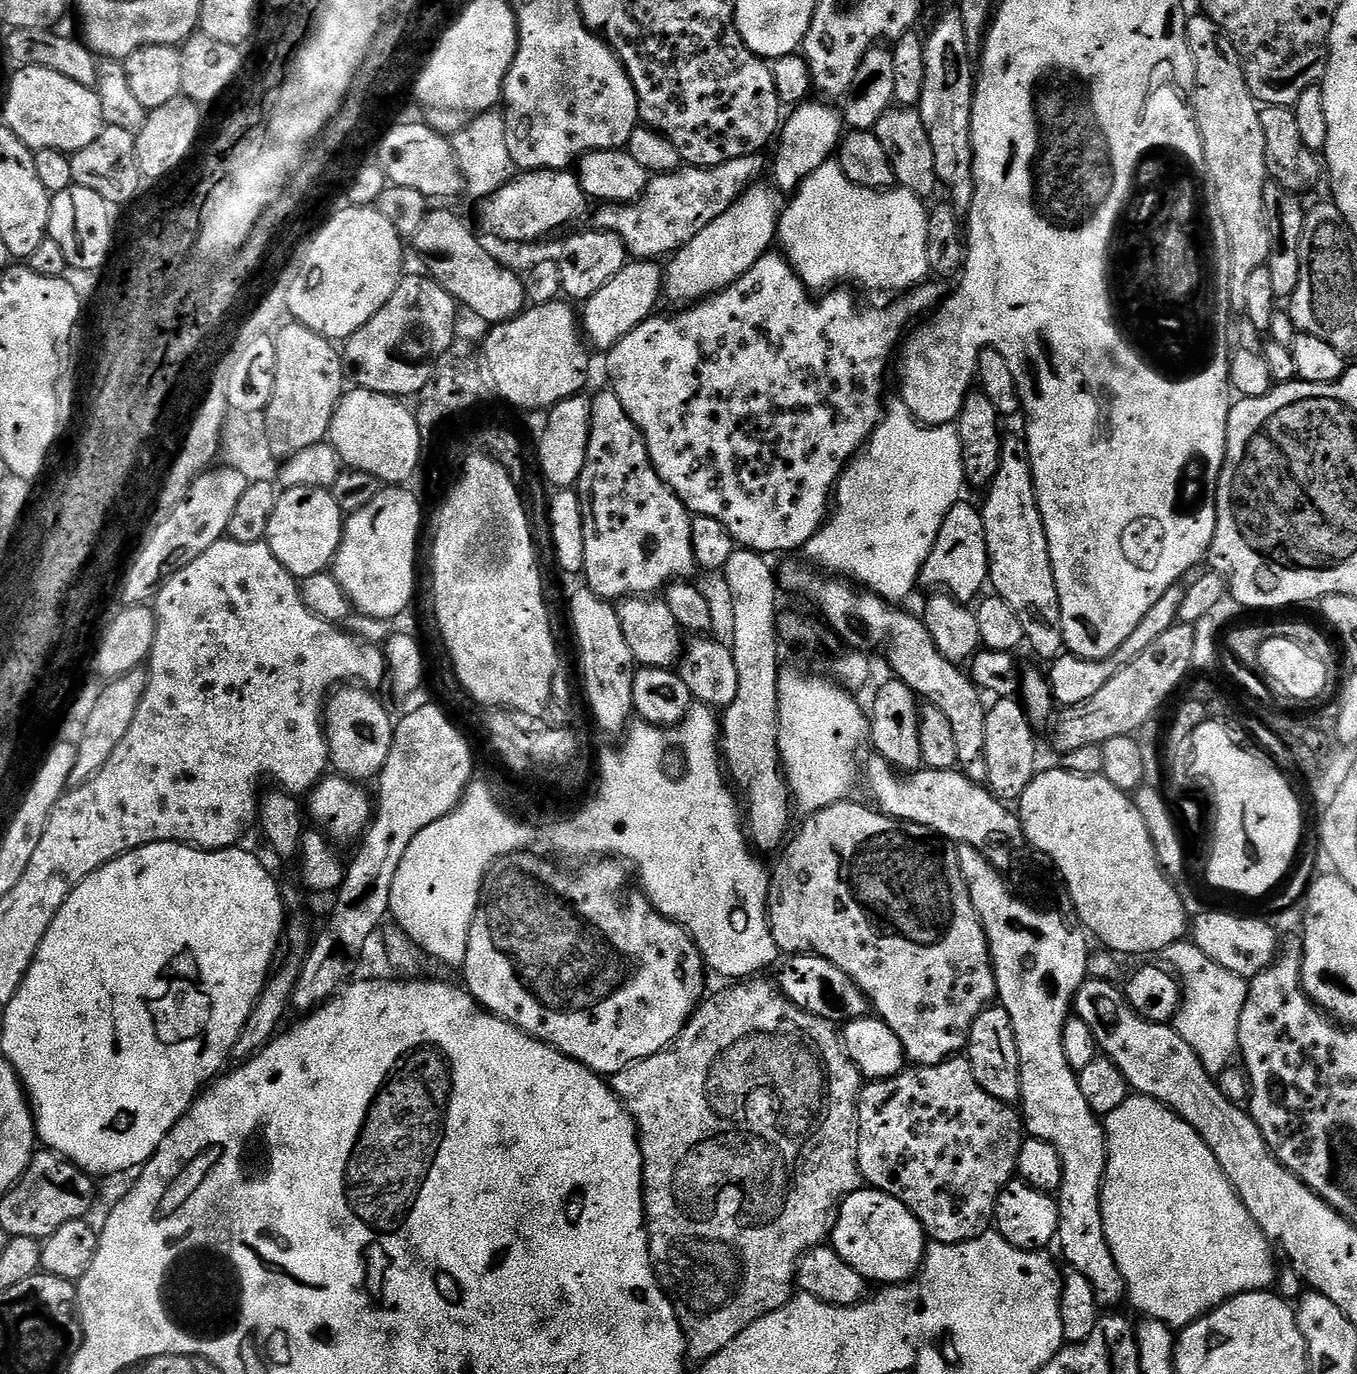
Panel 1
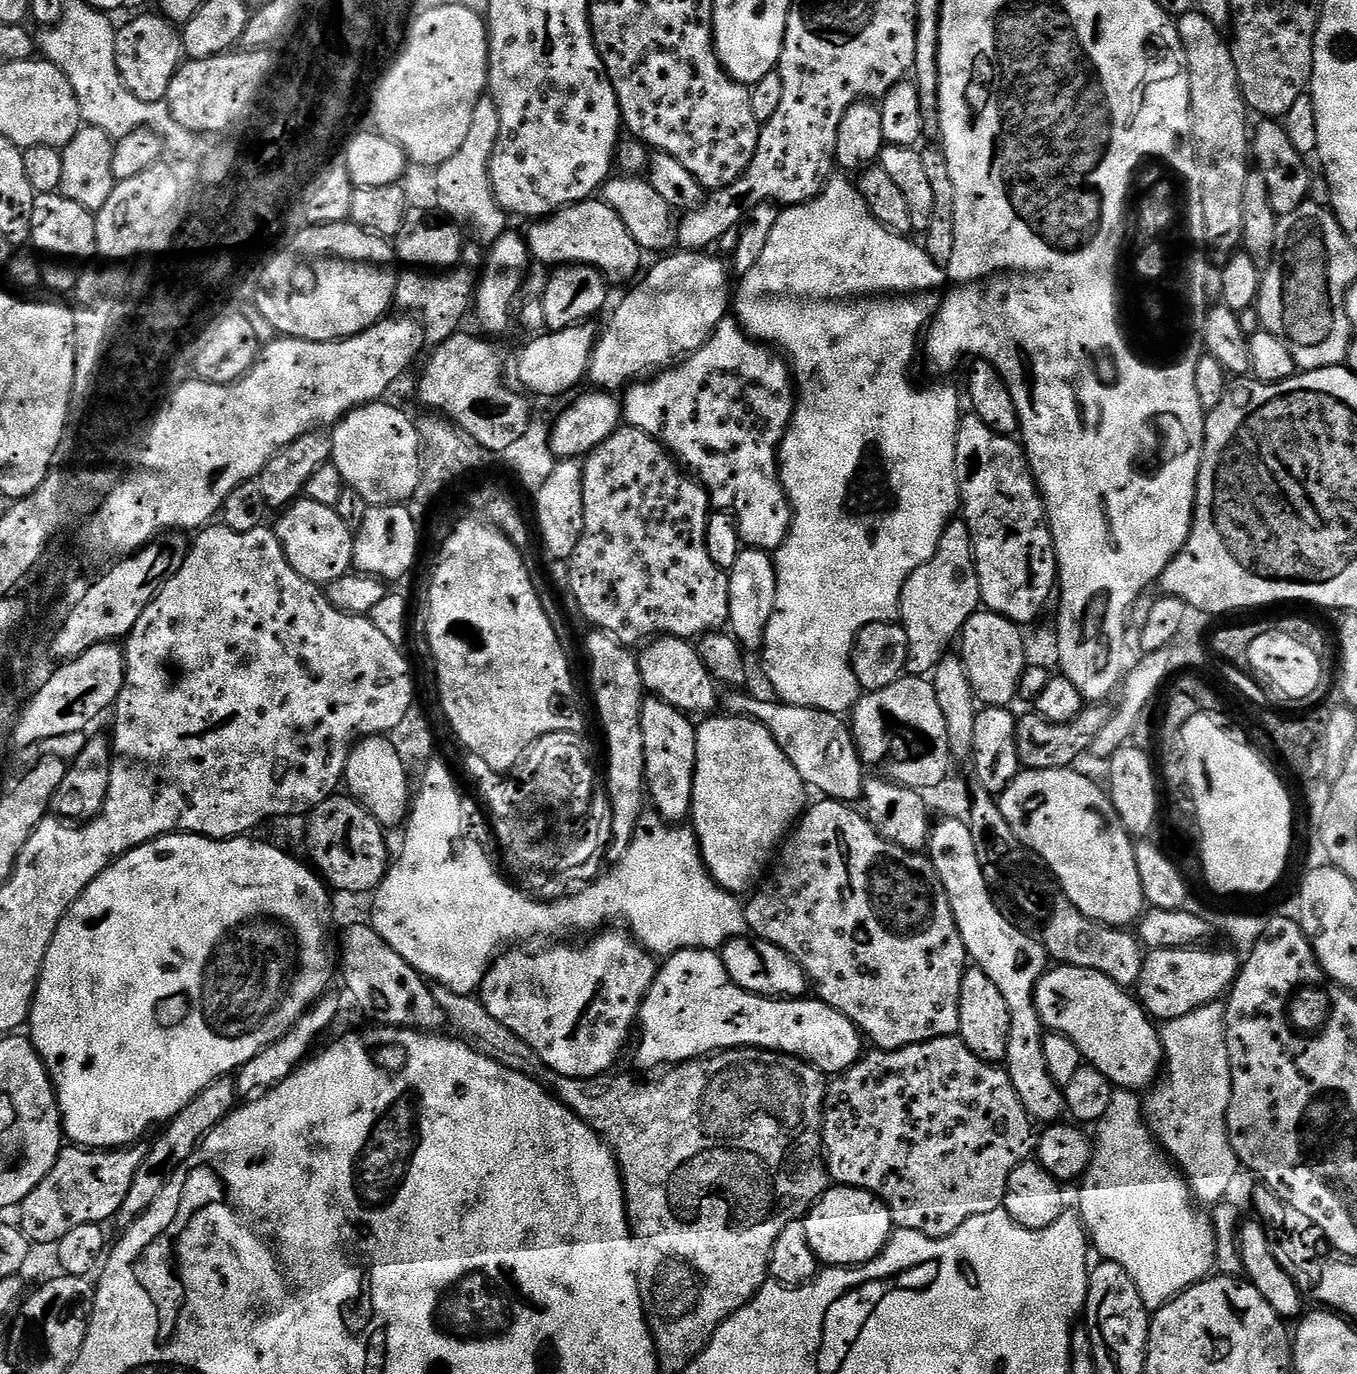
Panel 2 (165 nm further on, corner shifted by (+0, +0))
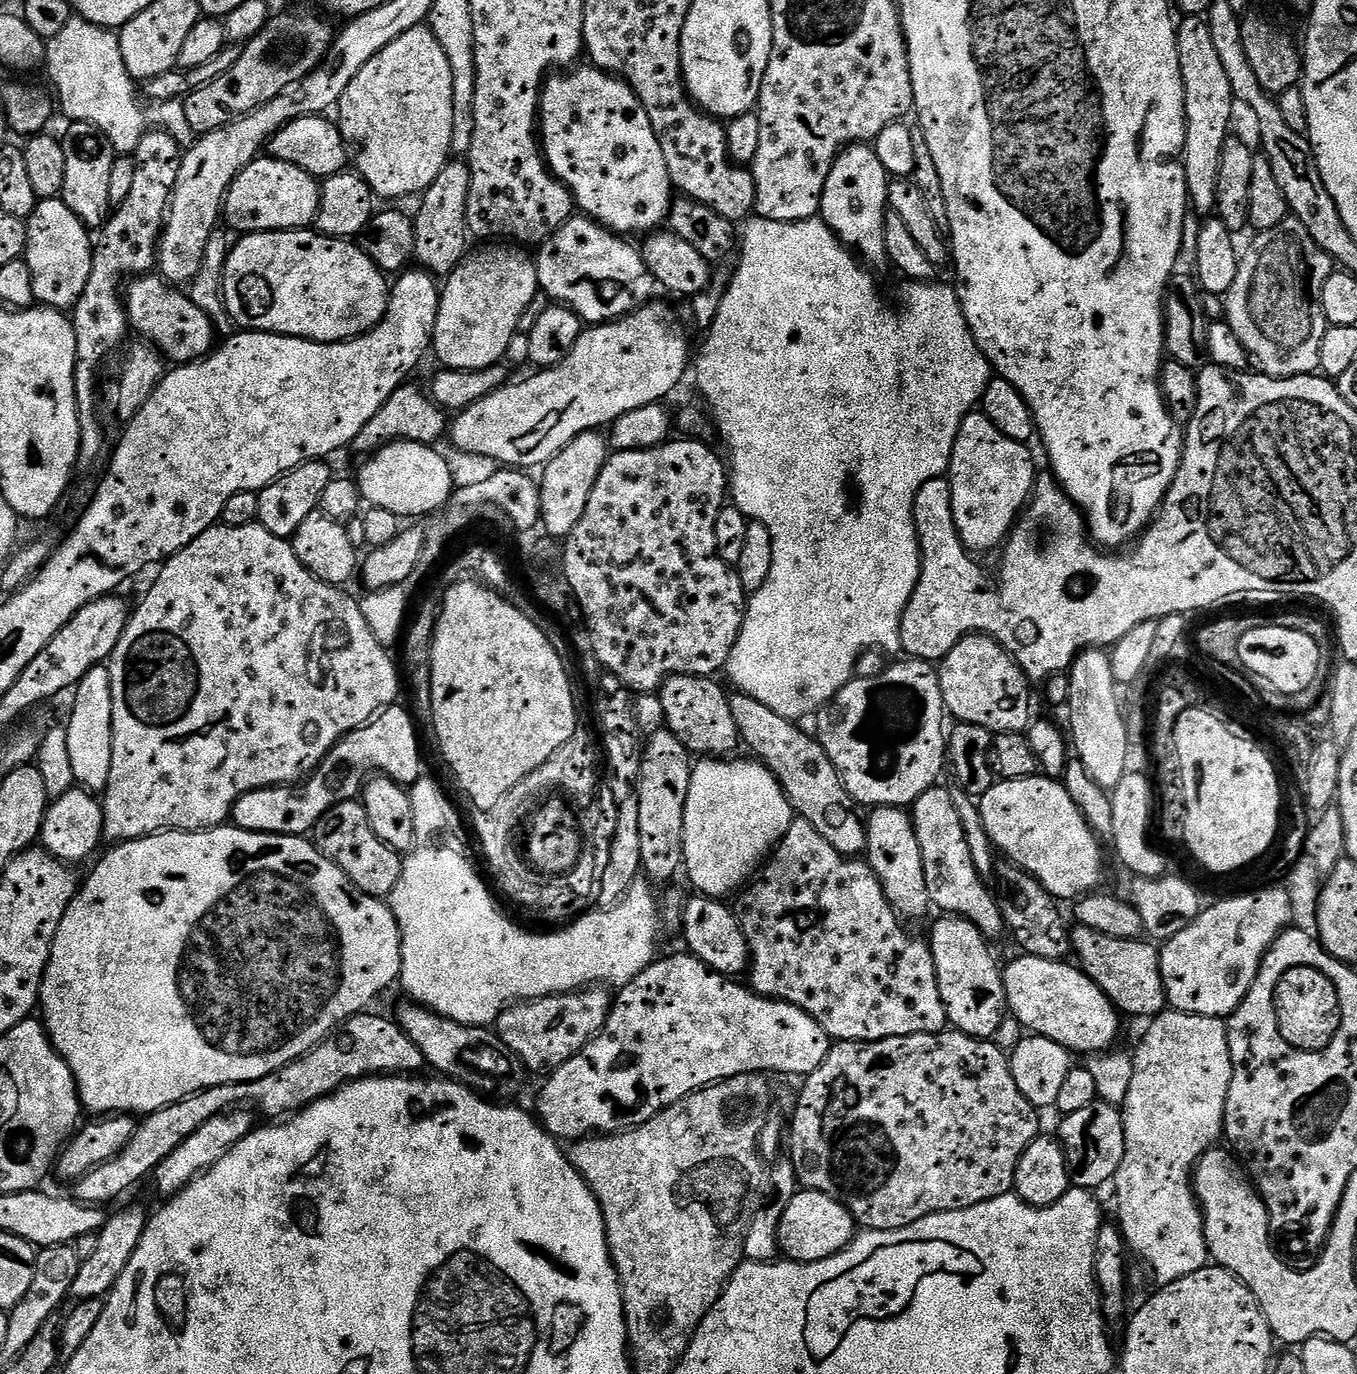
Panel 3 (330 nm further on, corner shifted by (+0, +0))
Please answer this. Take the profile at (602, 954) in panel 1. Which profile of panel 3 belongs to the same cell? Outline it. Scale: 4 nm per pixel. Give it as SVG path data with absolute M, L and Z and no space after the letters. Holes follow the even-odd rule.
M593 986L578 992L562 992L558 996L543 996L541 1000L513 1004L496 1019L494 1031L529 1073L550 1074L558 1066L562 1066L562 1062L574 1058L574 1054L581 1052L604 1029L608 1015L612 1013L613 1001L613 997L604 992L607 991L603 987Z

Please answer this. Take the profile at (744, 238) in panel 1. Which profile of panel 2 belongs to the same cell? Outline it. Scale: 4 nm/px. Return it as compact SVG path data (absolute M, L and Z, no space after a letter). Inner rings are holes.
M676 250L657 259L660 261L648 273L645 271L639 277L640 285L633 292L625 294L624 301L613 310L604 332L602 328L597 335L587 374L587 379L593 380L597 389L613 394L619 393L663 369L671 368L684 357L697 352L712 337L712 332L730 312L730 270L725 263L723 265L720 262L719 255L708 255L712 254L704 250Z

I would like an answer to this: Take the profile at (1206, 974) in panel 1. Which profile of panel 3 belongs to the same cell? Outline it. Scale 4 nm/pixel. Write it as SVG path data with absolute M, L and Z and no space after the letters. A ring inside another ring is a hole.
M1165 1010L1151 1021L1136 1052L1131 1053L1134 1078L1122 1105L1126 1150L1114 1177L1116 1216L1125 1245L1148 1263L1163 1286L1209 1267L1204 1213L1194 1191L1194 1169L1224 1136L1224 1111L1232 1081L1232 1059L1227 1023L1219 1016Z

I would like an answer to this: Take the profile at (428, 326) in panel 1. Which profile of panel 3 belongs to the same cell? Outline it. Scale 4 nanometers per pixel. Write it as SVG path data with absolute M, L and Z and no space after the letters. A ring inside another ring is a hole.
M460 158L449 159L448 165L442 170L442 174L438 174L438 178L434 178L434 182L424 193L419 197L420 209L414 212L414 242L416 250L414 260L423 271L431 272L433 277L446 278L455 270L458 265L464 260L470 251L470 233L468 230L468 219L466 218L466 206L470 198L470 174L472 172L467 166L467 163Z

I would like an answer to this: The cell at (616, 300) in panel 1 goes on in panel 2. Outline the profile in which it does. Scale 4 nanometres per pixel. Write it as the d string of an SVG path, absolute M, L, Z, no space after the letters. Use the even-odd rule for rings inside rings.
M585 322L569 328L548 330L542 336L531 337L527 341L529 344L516 356L515 383L533 397L564 396L571 388L585 383L588 363L592 361L592 351L598 335L597 329L592 329L592 326L591 323Z

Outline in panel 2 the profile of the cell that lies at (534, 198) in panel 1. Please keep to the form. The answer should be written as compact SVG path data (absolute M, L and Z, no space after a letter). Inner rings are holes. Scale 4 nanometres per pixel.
M593 198L568 208L559 208L554 215L535 221L531 227L526 232L528 250L535 259L536 256L540 259L537 261L541 265L589 264L599 268L612 282L628 280L641 271L642 249L634 242L626 222L622 222L622 218L618 218L618 214L603 199Z

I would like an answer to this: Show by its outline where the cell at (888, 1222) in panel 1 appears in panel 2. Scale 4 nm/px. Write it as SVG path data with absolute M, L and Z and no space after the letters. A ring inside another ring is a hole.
M829 1187L803 1217L806 1240L824 1266L850 1268L870 1262L888 1244L894 1231L888 1205L861 1188Z

